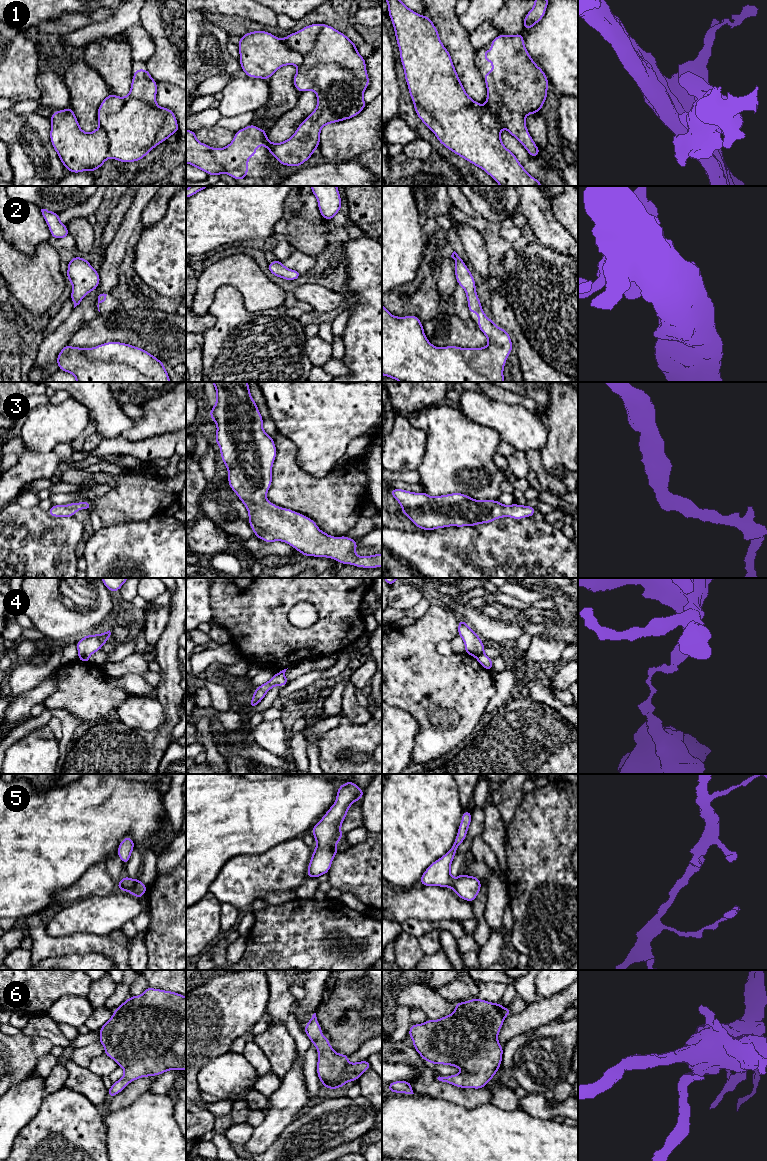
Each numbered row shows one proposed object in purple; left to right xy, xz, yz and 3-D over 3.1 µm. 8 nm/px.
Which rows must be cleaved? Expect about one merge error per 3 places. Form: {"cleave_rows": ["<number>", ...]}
{"cleave_rows": ["4"]}

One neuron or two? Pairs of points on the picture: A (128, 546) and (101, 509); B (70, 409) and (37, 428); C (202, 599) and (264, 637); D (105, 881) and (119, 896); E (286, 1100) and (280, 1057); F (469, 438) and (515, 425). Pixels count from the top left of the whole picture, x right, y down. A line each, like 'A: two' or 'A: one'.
A: two
B: one
C: two
D: two
E: two
F: two

